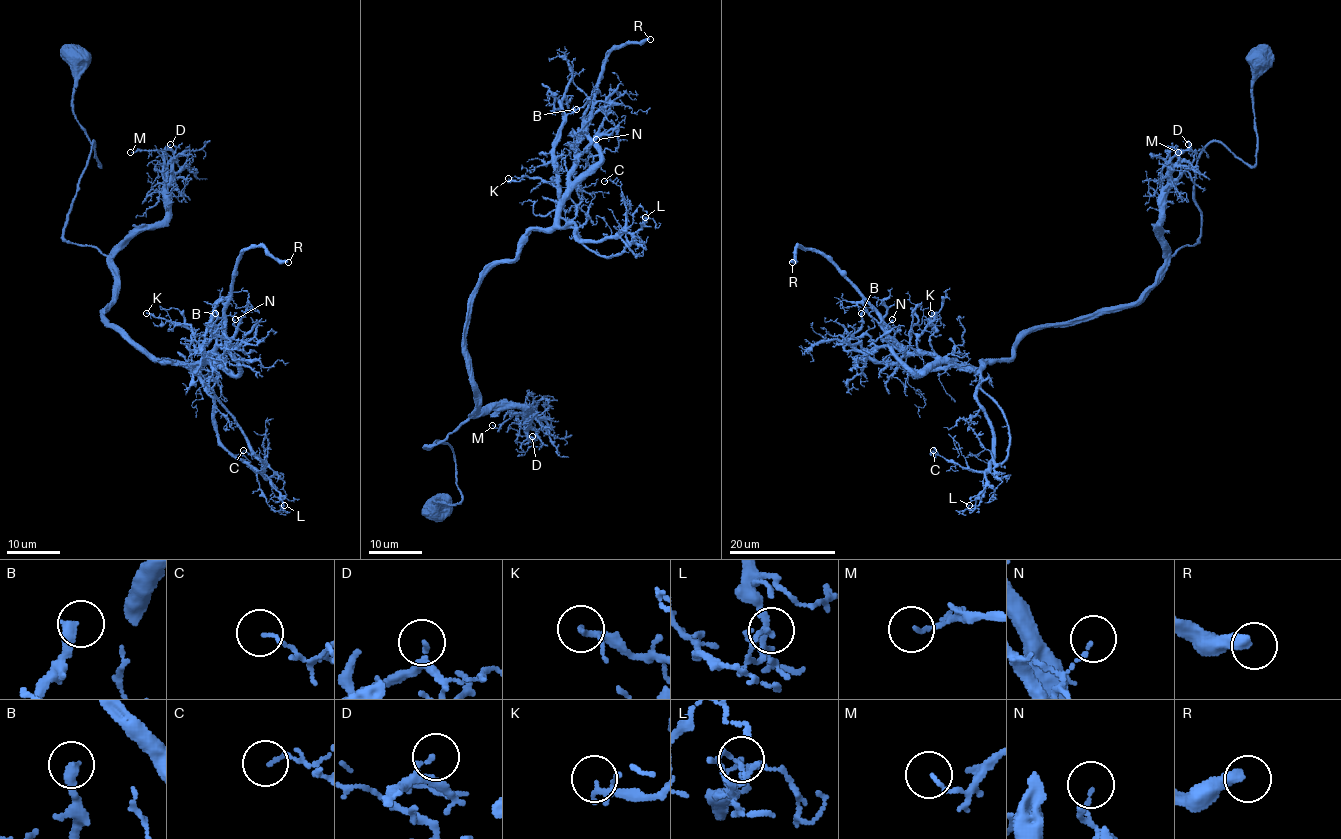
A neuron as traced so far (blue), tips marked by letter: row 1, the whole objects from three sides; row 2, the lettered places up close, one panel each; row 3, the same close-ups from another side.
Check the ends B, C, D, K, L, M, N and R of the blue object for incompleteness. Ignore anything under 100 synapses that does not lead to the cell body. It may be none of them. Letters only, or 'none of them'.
R

